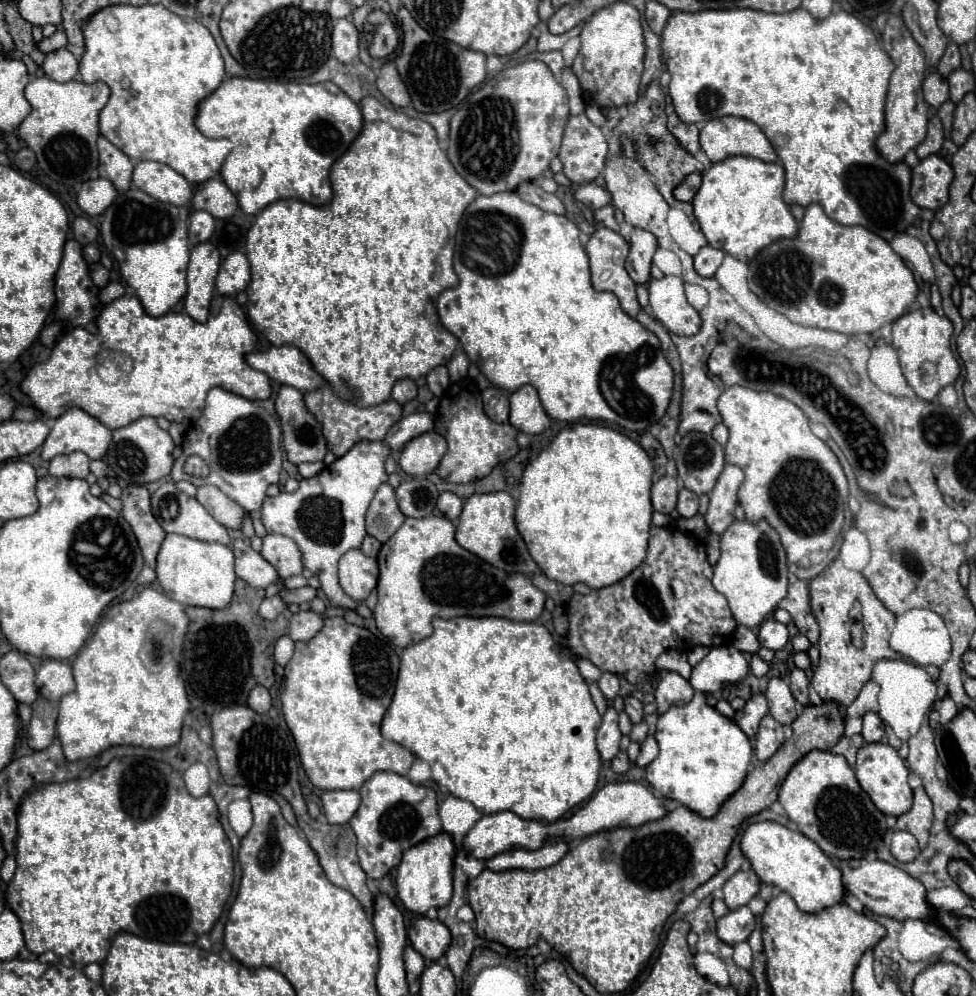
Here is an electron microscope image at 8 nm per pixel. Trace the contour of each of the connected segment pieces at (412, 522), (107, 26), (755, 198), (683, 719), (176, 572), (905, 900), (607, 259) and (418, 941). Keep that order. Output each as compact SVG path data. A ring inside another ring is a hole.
M407 517L397 533L383 543L379 551L379 601L373 611L379 631L397 647L409 647L431 635L433 617L505 617L511 621L533 621L541 615L545 605L545 593L529 581L529 577L517 573L509 575L503 569L489 565L477 555L469 553L455 541L455 525L445 517Z
M151 3L141 7L111 5L99 9L97 13L93 13L93 17L89 17L89 21L85 21L81 29L85 39L85 53L79 61L81 79L85 83L103 81L111 87L109 103L99 113L101 135L133 161L151 159L165 163L177 169L177 173L181 173L193 185L199 185L217 175L221 163L233 151L235 145L229 139L203 137L193 123L197 105L211 91L215 91L225 79L223 57L209 29L197 21L183 21L175 13L167 11L163 5L151 5Z
M727 157L703 171L701 187L691 203L709 245L749 261L771 241L795 237L797 221L781 197L783 185L785 171L781 163L765 163L753 157Z
M695 693L689 703L671 707L663 715L659 715L655 739L659 743L659 755L653 763L649 763L645 767L649 785L653 789L657 789L663 797L669 797L669 799L689 807L691 811L699 813L701 817L713 817L719 811L719 807L729 799L729 795L733 795L741 787L741 783L747 775L747 767L751 763L753 749L751 749L749 737L737 727L735 721L727 719L715 707L711 707L707 703L705 693Z
M169 533L157 553L157 583L167 597L181 605L197 605L209 609L225 609L233 597L235 571L233 551L221 543L205 543L191 537Z
M849 859L841 861L841 873L843 873L843 887L847 893L855 895L869 911L885 917L893 917L897 921L905 919L933 919L933 907L927 903L925 887L909 877L909 873L897 869L895 865L889 865L887 861L879 859Z
M599 227L599 229L591 235L589 243L585 245L585 251L587 251L587 255L589 255L591 283L593 283L593 287L595 287L597 291L611 291L611 293L615 293L617 299L619 299L619 303L621 303L621 307L623 307L623 311L625 311L629 317L635 317L635 315L641 311L641 307L639 307L639 303L637 303L635 283L633 283L633 279L627 275L627 271L625 271L625 267L623 267L623 261L625 261L627 253L629 253L629 243L627 243L627 239L623 239L619 233L611 231L611 229L607 229L607 227Z
M415 915L409 927L409 941L413 949L417 949L423 957L435 961L447 951L451 943L451 933L439 919Z

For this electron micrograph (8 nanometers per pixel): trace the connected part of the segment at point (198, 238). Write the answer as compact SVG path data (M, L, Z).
M191 213L191 223L189 223L189 241L193 245L207 241L213 235L215 219L209 217L209 213Z

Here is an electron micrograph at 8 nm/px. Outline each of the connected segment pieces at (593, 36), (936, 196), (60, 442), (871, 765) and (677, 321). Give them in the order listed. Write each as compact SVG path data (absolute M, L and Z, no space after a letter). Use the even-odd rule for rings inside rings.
M617 1L599 9L581 31L581 49L571 71L577 75L581 91L601 107L633 105L639 95L639 81L643 73L643 27L641 14L627 1Z
M937 155L923 159L913 169L913 181L911 181L913 203L937 211L949 199L951 181L953 181L953 169L945 159Z
M71 407L55 419L51 433L47 435L41 457L45 461L61 453L83 451L89 459L101 459L111 443L111 429L99 423L83 409Z
M869 743L859 749L857 763L855 763L855 775L861 785L861 789L871 797L875 807L885 815L903 815L911 809L913 803L913 791L907 783L907 767L905 761L899 757L899 753L885 745L885 743Z
M679 277L651 279L649 283L649 305L653 317L675 335L691 337L701 329L699 311L687 301L683 281Z

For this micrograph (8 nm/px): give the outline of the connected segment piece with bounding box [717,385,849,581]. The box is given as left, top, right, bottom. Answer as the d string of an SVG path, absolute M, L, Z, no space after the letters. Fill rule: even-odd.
M735 385L723 391L717 407L723 423L729 429L725 461L741 467L745 473L745 481L739 489L739 503L745 509L745 517L753 523L759 519L767 519L775 527L787 551L787 561L793 575L805 581L817 577L821 565L813 565L809 557L813 551L829 551L833 547L835 539L841 533L841 525L845 519L845 501L849 497L847 479L835 453L811 433L805 413L797 405L783 397L777 397L775 393L761 393Z

